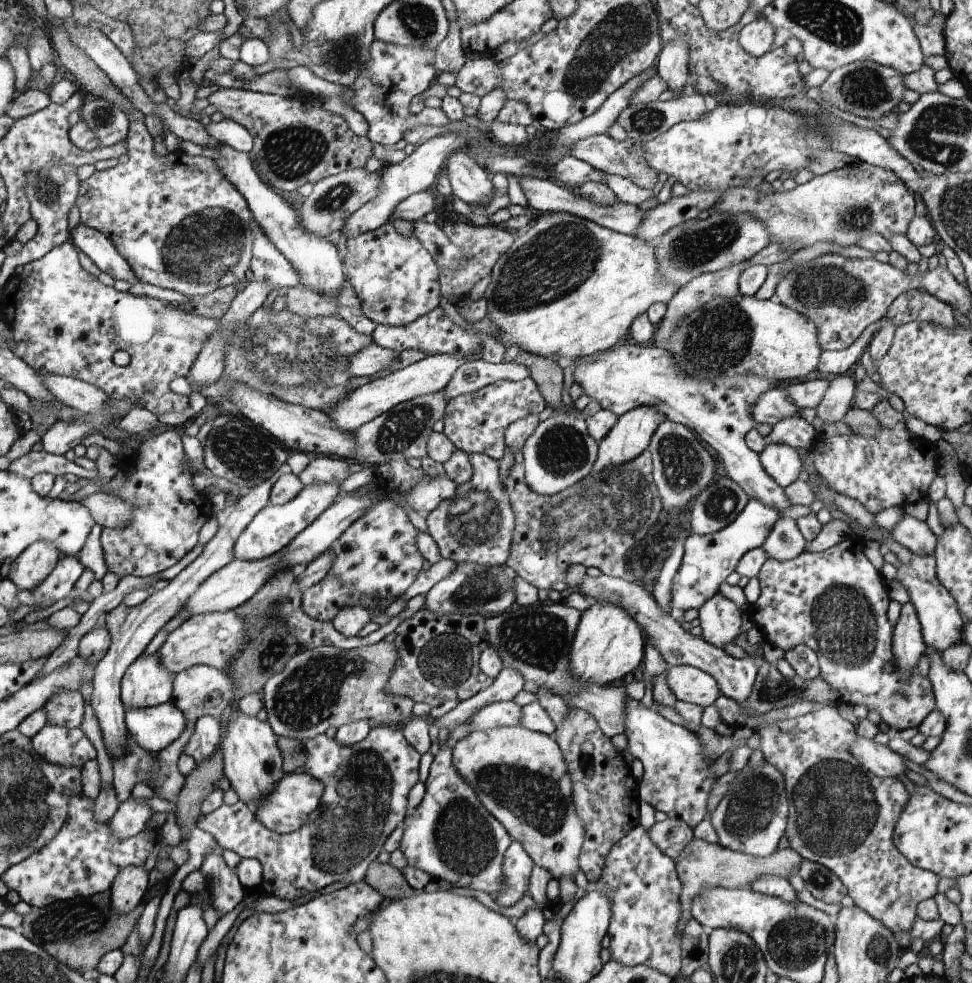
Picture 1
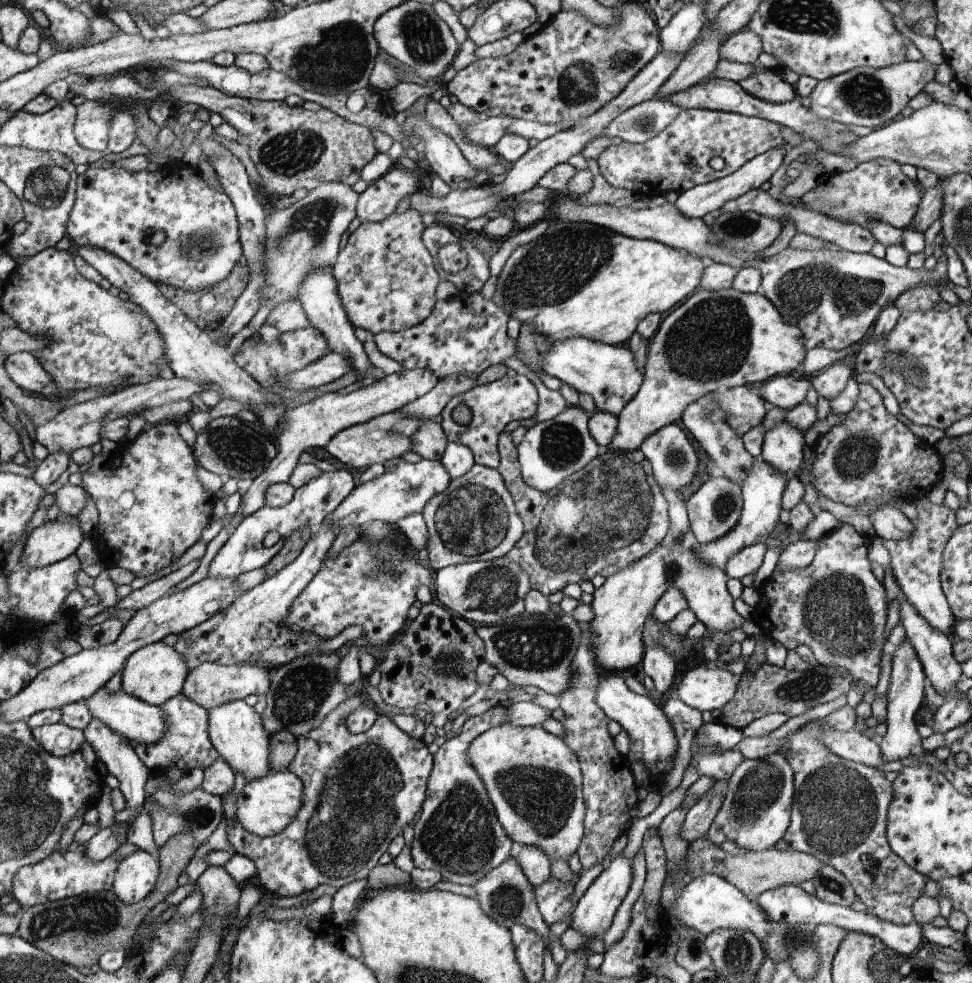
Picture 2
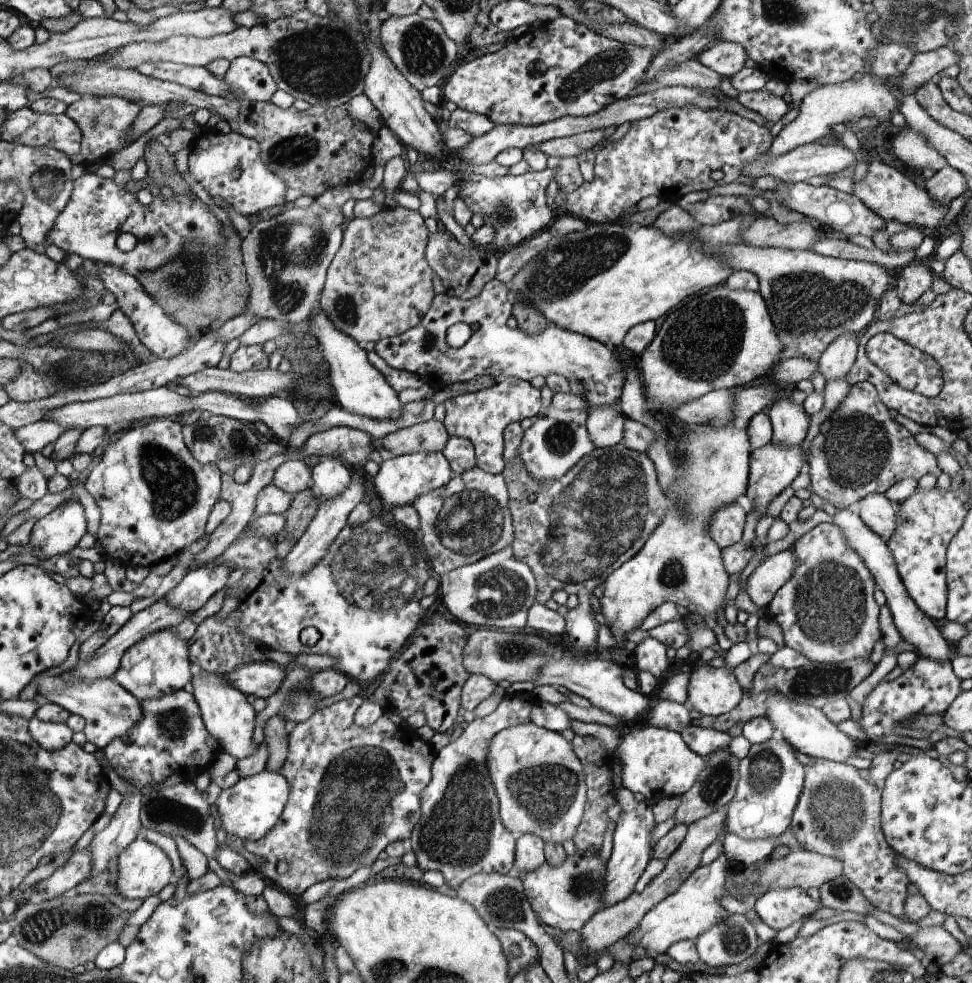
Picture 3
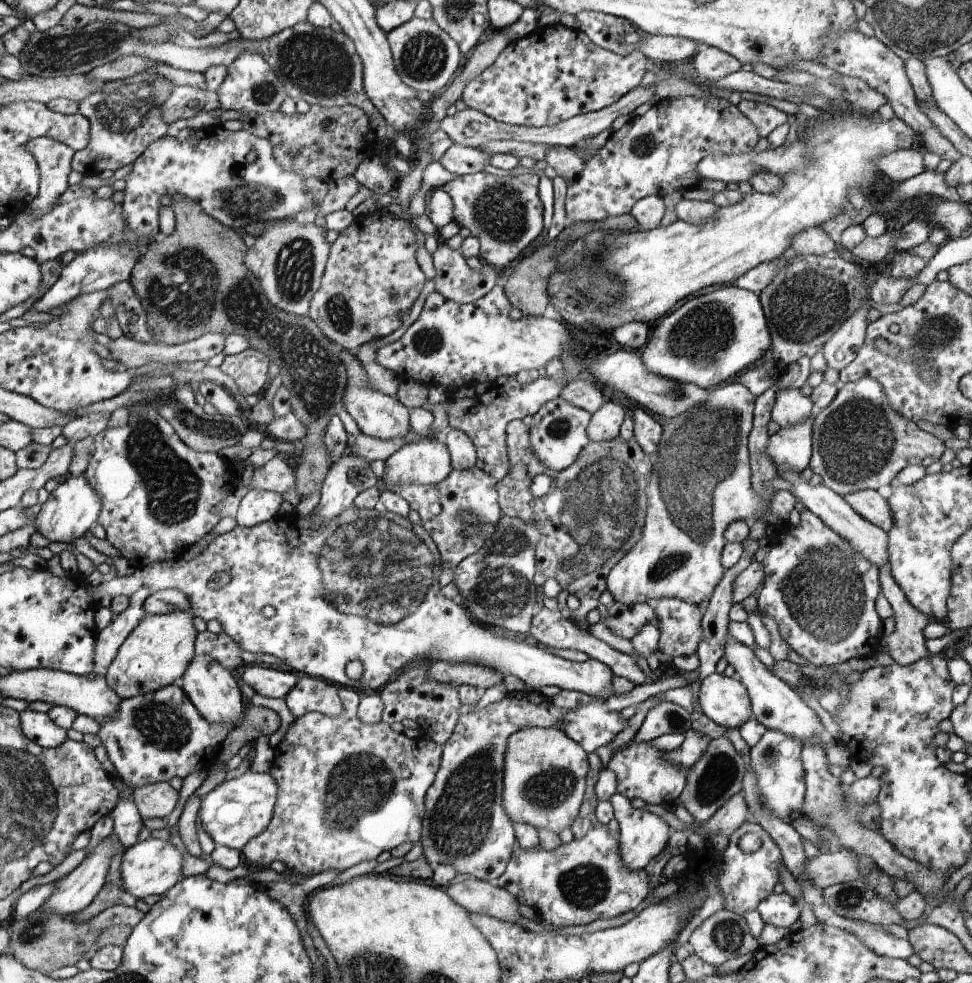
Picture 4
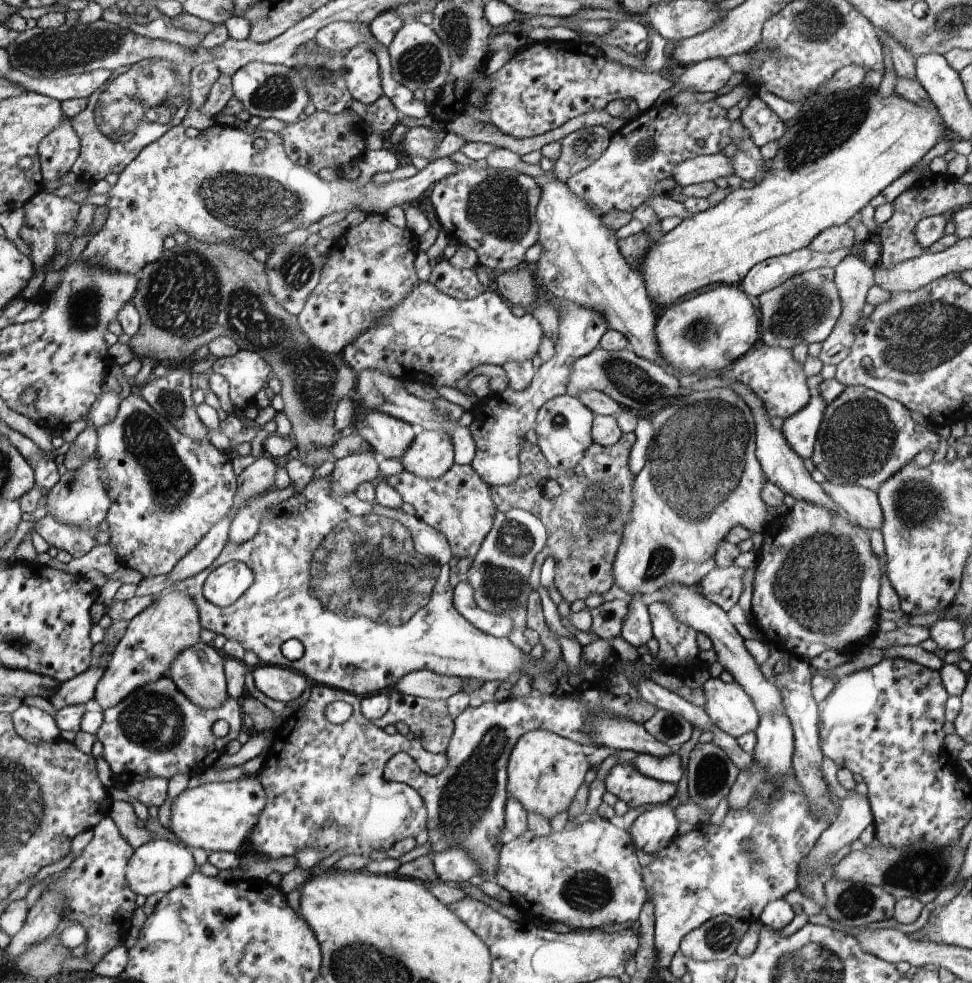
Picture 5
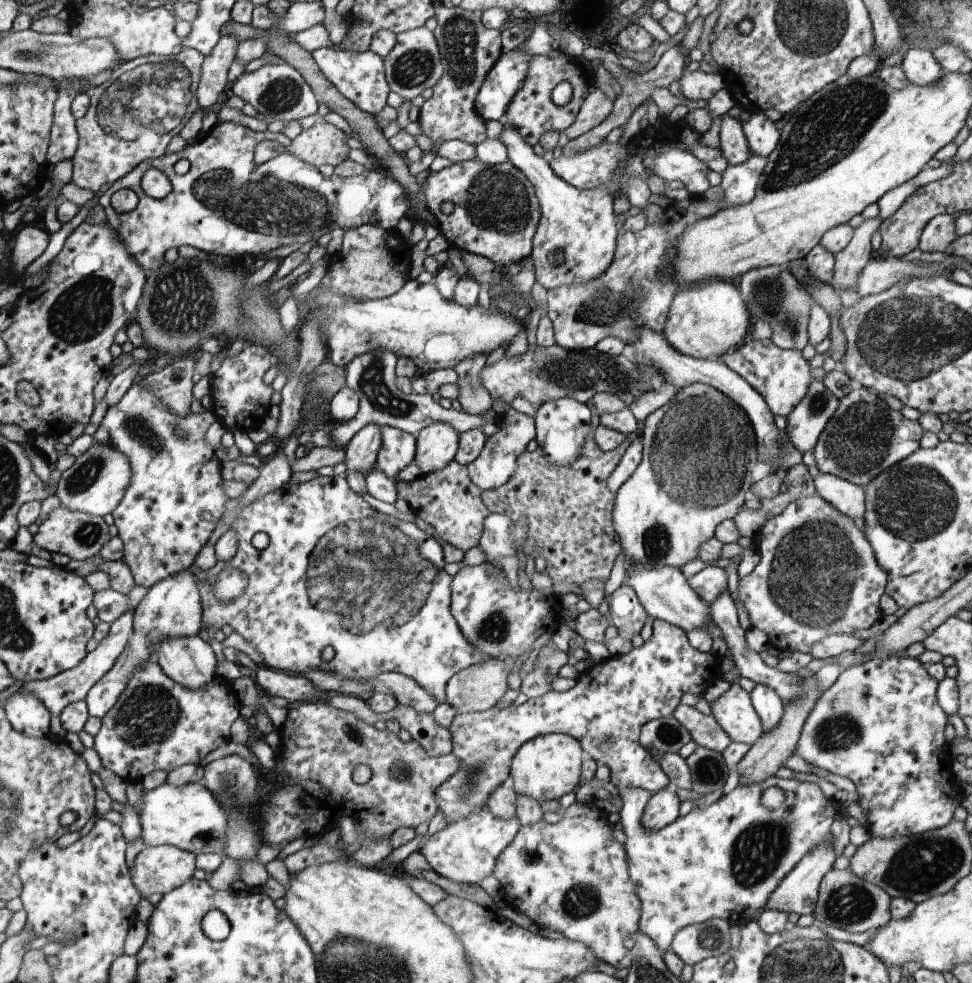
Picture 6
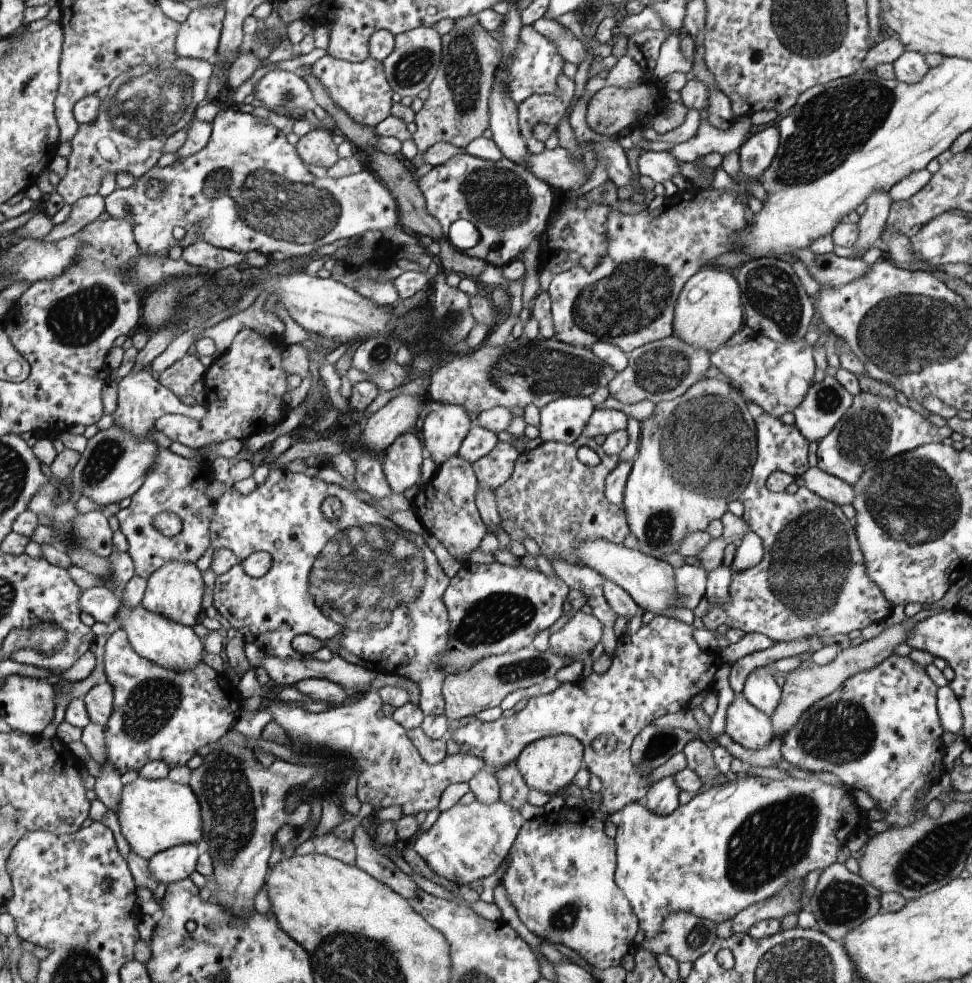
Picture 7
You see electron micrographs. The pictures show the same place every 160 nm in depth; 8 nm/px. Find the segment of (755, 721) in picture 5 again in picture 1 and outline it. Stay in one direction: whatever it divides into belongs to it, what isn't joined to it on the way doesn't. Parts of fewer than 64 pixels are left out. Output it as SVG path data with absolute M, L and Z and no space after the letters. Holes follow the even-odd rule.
M674 665L664 673L667 685L678 701L694 703L704 708L715 704L721 695L712 675L690 665Z

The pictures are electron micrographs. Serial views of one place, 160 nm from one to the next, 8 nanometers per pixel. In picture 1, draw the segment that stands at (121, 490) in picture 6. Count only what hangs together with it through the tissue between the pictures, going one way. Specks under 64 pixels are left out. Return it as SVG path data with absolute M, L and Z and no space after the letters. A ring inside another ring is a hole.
M35 542L19 554L11 564L10 579L20 590L34 590L60 560L60 550L54 543Z

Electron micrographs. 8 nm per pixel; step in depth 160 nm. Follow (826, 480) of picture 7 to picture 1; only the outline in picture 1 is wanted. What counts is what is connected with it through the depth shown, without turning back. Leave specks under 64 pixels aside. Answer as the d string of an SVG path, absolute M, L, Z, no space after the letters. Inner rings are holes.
M906 514L890 532L894 541L899 542L914 554L935 556L937 536L930 531L926 521L917 520Z

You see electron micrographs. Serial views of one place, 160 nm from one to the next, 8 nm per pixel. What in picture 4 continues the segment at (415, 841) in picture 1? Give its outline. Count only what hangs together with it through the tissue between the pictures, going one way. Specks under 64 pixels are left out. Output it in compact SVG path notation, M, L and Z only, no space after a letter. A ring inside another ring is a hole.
M530 690L511 692L502 700L460 718L450 740L443 745L441 765L435 774L434 784L426 794L426 814L423 818L420 844L431 869L438 865L450 865L458 874L470 874L483 881L496 880L503 876L518 843L514 824L503 806L503 762L507 738L520 729L530 727L559 728L563 712L550 698Z

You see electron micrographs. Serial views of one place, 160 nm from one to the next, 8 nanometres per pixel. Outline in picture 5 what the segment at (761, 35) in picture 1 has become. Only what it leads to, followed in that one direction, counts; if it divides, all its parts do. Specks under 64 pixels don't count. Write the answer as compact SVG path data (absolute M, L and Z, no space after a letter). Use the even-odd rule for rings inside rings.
M724 57L701 60L694 63L693 66L687 66L677 82L667 91L662 92L658 103L670 102L678 90L682 90L682 88L694 88L697 92L720 90L734 73Z

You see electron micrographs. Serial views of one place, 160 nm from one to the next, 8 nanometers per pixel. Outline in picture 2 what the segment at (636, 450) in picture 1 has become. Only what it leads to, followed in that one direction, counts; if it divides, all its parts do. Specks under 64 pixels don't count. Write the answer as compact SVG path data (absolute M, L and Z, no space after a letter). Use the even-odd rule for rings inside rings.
M732 287L721 291L698 289L662 320L650 340L643 383L638 394L617 416L617 431L608 448L623 451L639 449L648 435L676 422L681 418L682 411L701 396L742 385L764 383L780 375L791 375L799 370L807 352L801 328L787 323L762 292L746 294Z

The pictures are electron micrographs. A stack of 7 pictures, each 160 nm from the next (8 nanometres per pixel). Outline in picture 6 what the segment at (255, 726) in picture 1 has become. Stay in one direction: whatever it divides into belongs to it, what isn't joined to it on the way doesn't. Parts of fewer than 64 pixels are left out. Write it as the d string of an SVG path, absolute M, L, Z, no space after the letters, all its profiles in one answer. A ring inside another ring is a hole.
M200 635L174 637L156 644L155 661L173 682L197 691L214 680L216 656Z

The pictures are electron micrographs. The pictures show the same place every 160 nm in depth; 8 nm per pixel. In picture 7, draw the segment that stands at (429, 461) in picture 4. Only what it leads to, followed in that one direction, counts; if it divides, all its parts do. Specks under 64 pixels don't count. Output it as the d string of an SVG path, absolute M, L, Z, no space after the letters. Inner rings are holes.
M435 405L430 414L424 418L422 438L426 455L440 466L459 452L467 434L473 426L463 406Z

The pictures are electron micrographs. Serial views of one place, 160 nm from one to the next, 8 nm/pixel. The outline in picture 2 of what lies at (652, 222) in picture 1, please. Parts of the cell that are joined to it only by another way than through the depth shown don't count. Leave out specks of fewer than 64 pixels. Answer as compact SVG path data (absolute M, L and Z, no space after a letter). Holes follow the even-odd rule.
M774 149L755 156L750 162L736 170L735 173L703 185L696 185L680 193L674 205L684 216L691 219L702 219L703 216L710 213L716 215L726 202L737 199L748 191L768 186L768 181L772 178L774 172L780 168L786 152L788 151Z

